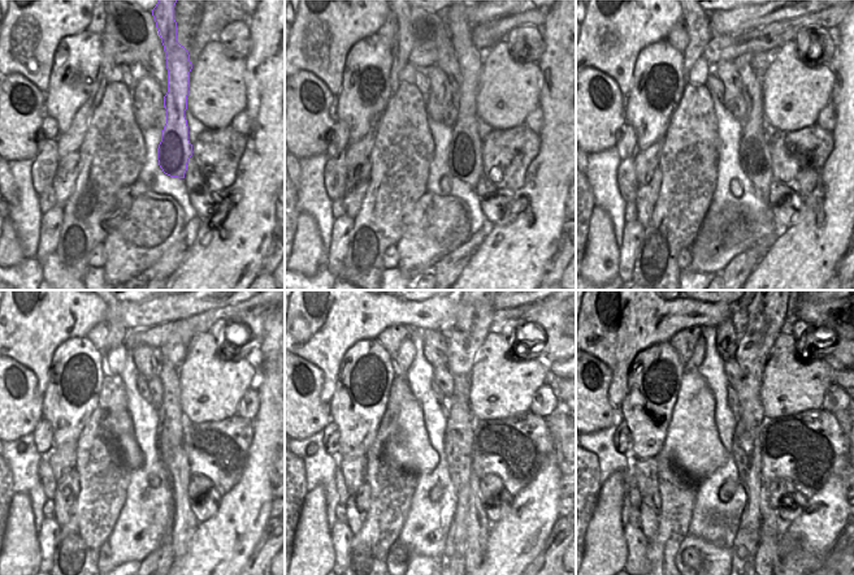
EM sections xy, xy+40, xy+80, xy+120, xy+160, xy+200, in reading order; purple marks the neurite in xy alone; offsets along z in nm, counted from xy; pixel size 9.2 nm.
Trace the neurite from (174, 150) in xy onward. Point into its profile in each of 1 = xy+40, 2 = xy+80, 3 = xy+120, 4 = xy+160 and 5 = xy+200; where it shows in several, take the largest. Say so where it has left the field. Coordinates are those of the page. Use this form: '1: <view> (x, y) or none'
1: xy+40 (465, 150)
2: xy+80 (755, 161)
3: xy+120 (172, 453)
4: xy+160 (478, 527)
5: xy+200 (768, 554)

